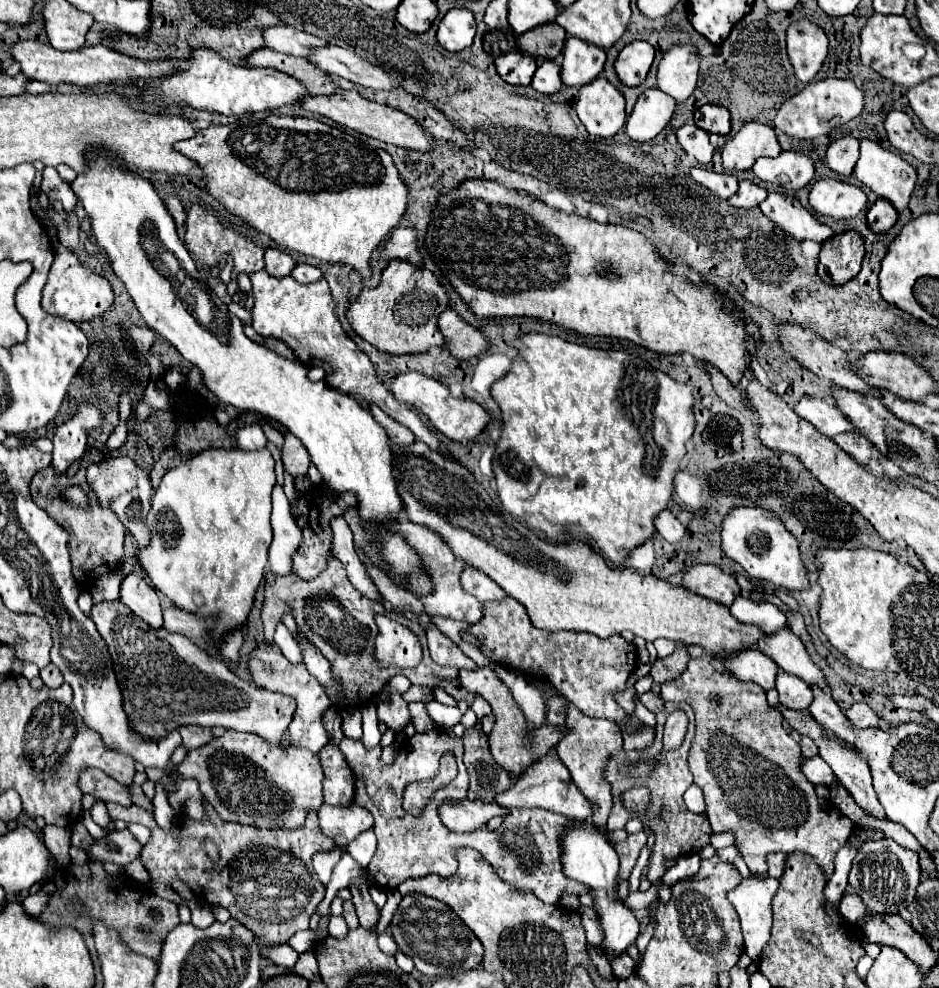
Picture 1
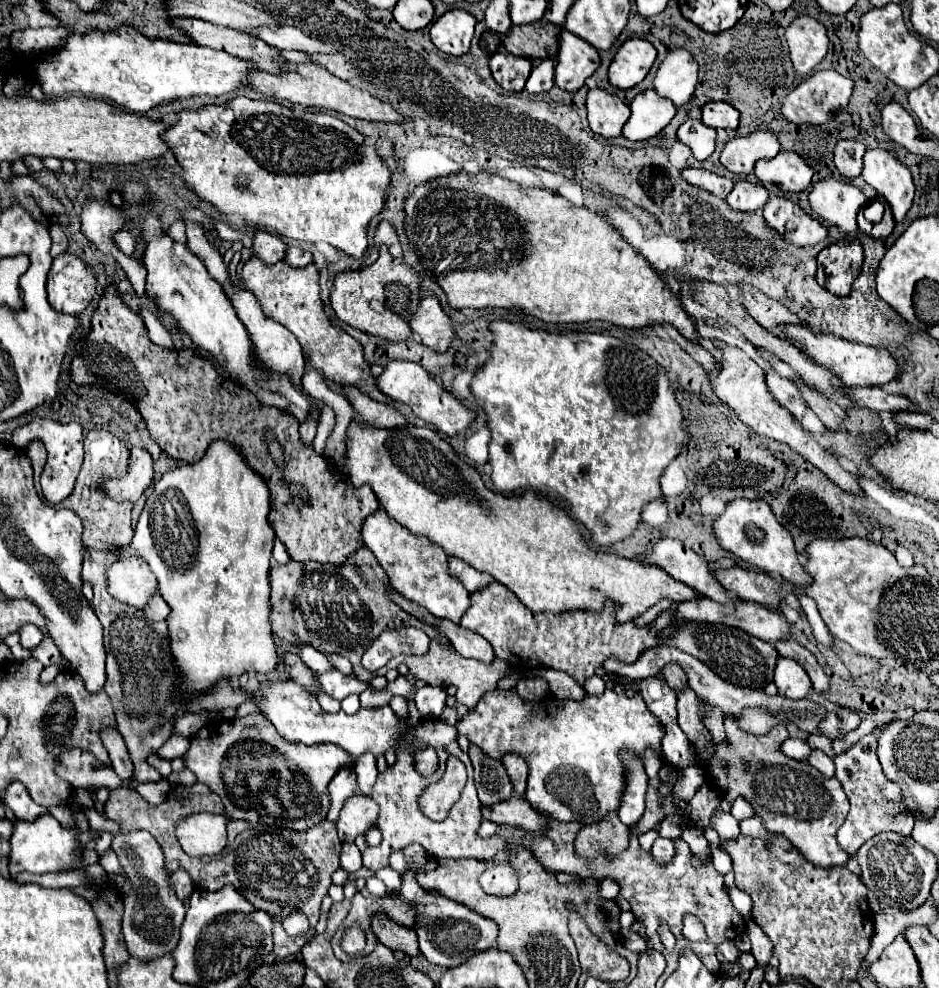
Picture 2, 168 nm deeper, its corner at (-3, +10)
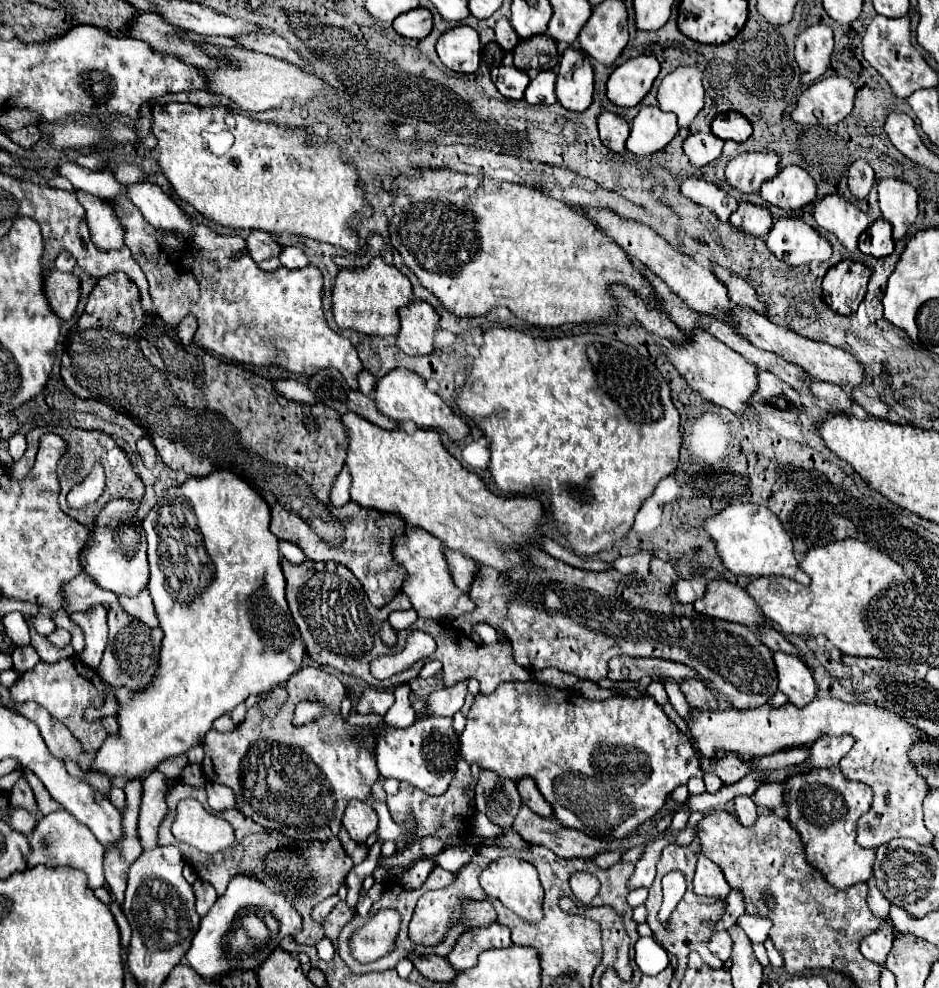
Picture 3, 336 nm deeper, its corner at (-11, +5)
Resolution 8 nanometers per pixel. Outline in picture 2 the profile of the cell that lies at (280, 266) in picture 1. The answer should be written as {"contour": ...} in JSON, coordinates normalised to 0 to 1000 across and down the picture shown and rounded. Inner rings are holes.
{"contour":[[[276,233],[272,239],[269,239],[269,253],[272,253],[272,259],[276,259],[282,267],[293,267],[297,263],[304,261],[304,245],[293,239],[293,237],[286,237],[282,233]]]}

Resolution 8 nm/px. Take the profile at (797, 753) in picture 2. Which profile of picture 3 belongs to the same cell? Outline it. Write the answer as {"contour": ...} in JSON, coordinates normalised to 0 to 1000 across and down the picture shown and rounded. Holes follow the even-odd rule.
{"contour":[[[714,688],[706,690],[707,696],[711,703],[714,713],[718,716],[721,722],[731,729],[734,724],[734,714],[729,707],[729,704],[724,698],[724,693],[717,691]]]}

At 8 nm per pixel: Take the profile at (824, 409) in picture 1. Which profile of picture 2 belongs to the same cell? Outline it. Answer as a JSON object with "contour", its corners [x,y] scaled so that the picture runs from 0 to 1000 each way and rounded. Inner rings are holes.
{"contour":[[[819,372],[817,389],[819,389],[819,395],[823,397],[823,401],[827,401],[827,405],[832,405],[832,409],[836,409],[836,413],[840,413],[840,417],[845,417],[845,421],[849,421],[851,425],[857,421],[862,411],[855,405],[847,387],[842,387],[840,383],[832,383],[830,379],[825,379],[825,374]]]}

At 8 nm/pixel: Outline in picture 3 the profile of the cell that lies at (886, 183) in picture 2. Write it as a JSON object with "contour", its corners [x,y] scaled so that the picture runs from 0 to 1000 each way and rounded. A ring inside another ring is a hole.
{"contour":[[[940,181],[934,191],[940,222],[949,226],[951,242],[957,244],[977,222],[977,193],[960,181]]]}

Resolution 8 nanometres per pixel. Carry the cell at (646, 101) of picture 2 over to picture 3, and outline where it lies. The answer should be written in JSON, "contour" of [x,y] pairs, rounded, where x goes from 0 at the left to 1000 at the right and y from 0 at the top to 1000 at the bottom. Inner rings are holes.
{"contour":[[[685,108],[672,124],[672,137],[666,151],[676,157],[693,157],[704,153],[723,133],[721,118],[706,114],[702,108]]]}

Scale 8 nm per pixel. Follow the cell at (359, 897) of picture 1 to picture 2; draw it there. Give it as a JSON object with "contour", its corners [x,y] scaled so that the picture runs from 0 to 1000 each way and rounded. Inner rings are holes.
{"contour":[[[404,923],[404,925],[397,927],[395,941],[401,947],[401,951],[406,955],[410,955],[414,962],[427,962],[427,964],[431,964],[436,968],[446,966],[442,943],[438,939],[419,935],[419,931],[414,931],[410,923]]]}

